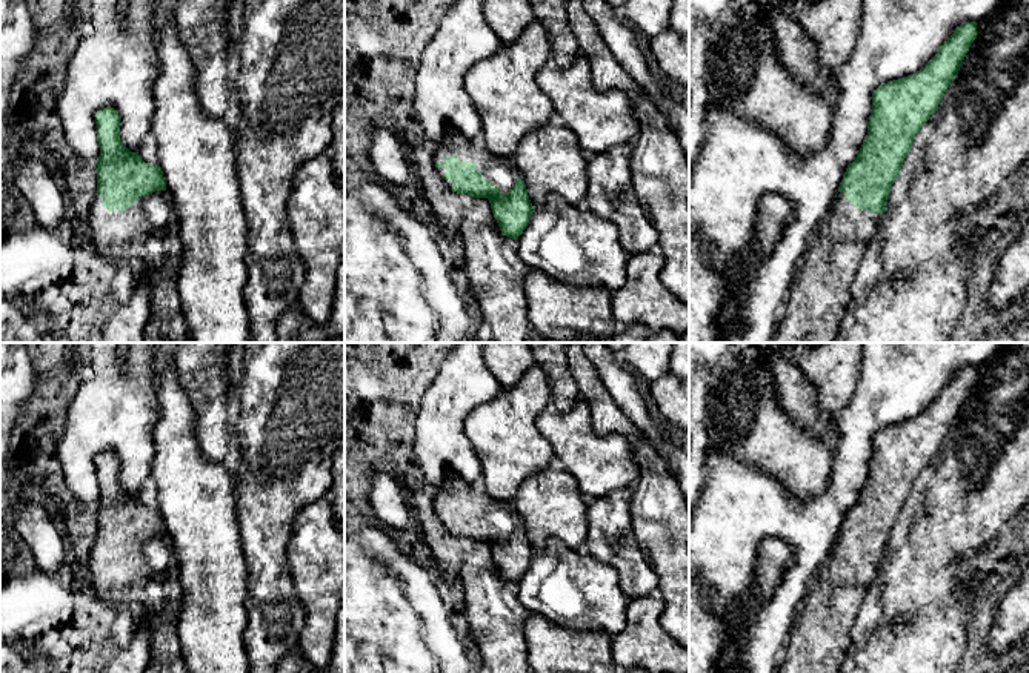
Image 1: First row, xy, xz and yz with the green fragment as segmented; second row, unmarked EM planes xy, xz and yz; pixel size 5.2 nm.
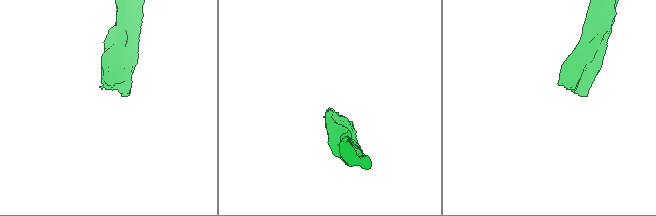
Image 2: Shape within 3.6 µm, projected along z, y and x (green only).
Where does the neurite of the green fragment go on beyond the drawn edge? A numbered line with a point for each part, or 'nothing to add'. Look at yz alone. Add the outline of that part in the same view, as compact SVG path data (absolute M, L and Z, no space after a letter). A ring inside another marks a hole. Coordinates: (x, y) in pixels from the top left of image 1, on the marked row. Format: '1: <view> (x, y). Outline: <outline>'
1: yz (814, 311). Outline: M844 192L837 194L829 218L818 226L795 272L788 300L778 313L777 329L771 343L837 341L851 298L851 287L880 221L880 214L854 207L844 198Z

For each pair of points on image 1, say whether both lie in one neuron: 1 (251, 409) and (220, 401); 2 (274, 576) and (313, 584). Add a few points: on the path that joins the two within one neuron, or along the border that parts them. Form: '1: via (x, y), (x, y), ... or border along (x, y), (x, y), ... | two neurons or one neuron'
1: border along (234, 417), (233, 434) | two neurons
2: border along (286, 544), (293, 586), (305, 613) | two neurons

